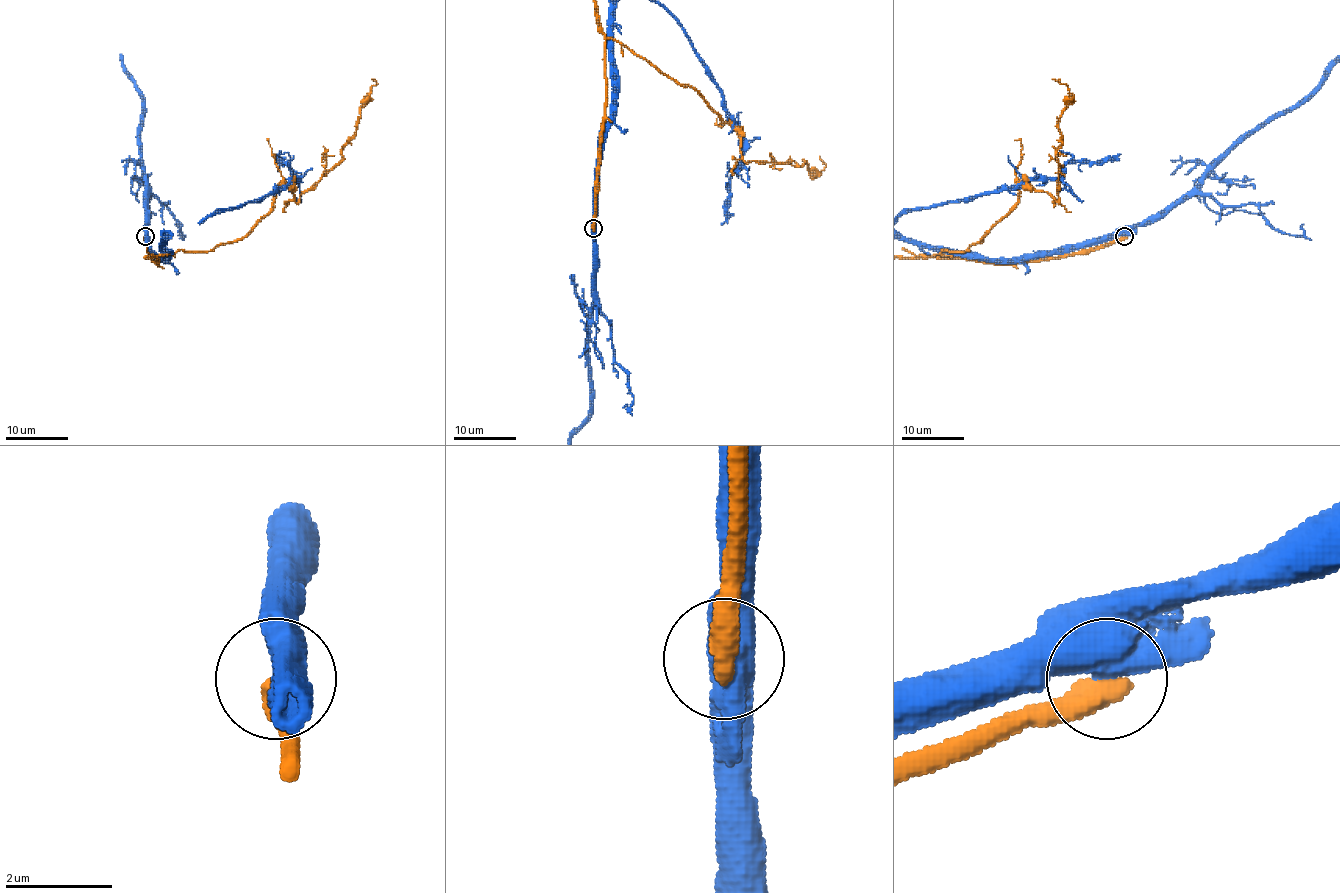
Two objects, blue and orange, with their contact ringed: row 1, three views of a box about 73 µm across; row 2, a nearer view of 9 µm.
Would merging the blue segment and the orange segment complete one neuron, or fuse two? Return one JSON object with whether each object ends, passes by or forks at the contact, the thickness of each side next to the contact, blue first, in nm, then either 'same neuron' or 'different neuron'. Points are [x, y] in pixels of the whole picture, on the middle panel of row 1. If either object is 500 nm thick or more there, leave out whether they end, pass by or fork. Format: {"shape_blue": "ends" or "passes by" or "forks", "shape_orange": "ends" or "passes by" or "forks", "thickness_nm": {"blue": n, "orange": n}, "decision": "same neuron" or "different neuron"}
{"thickness_nm": {"blue": 700, "orange": 500}, "decision": "different neuron"}

